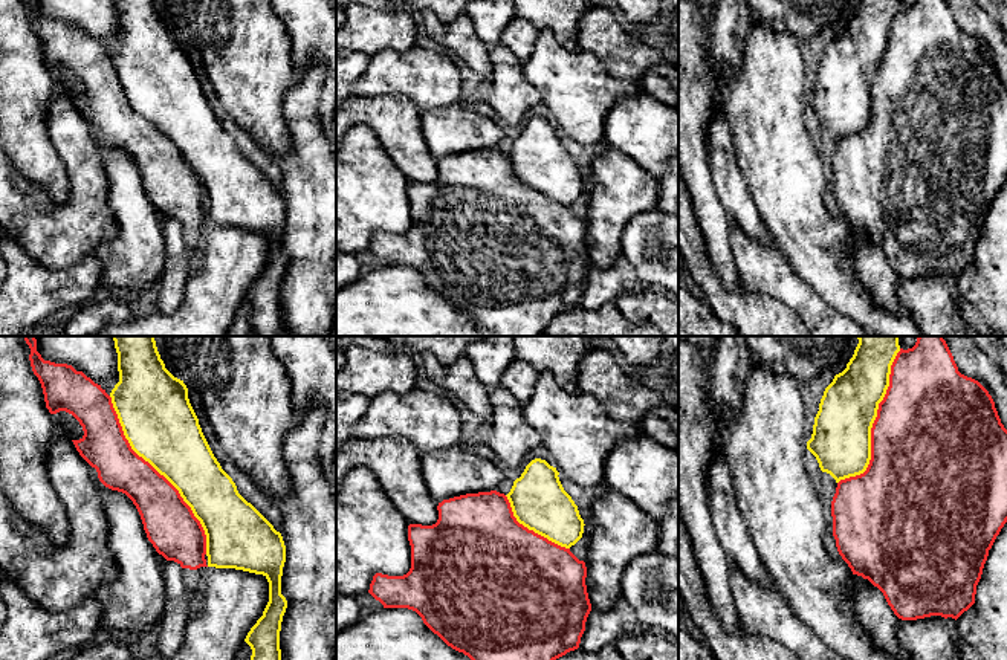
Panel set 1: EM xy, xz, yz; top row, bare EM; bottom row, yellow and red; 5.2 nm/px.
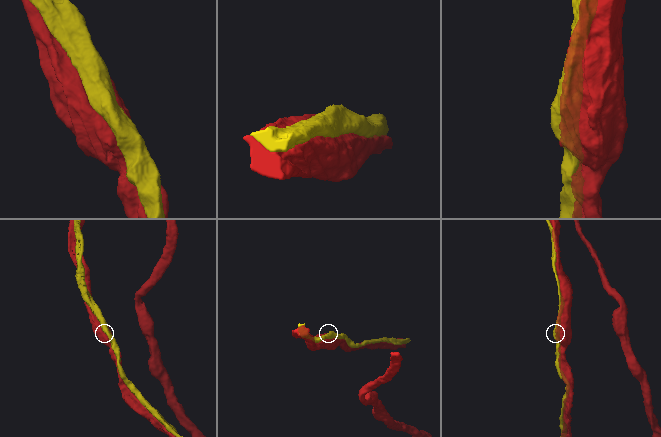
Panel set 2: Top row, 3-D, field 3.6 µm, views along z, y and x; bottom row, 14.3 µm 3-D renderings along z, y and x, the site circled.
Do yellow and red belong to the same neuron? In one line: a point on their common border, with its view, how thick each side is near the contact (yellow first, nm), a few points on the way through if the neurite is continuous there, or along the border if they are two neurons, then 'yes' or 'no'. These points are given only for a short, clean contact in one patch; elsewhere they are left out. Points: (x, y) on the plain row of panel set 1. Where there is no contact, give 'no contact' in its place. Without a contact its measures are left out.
xy (161, 132) | 380/260 nm | yes

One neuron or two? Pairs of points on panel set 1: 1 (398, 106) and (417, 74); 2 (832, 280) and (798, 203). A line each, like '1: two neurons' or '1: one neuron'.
1: two neurons
2: one neuron

